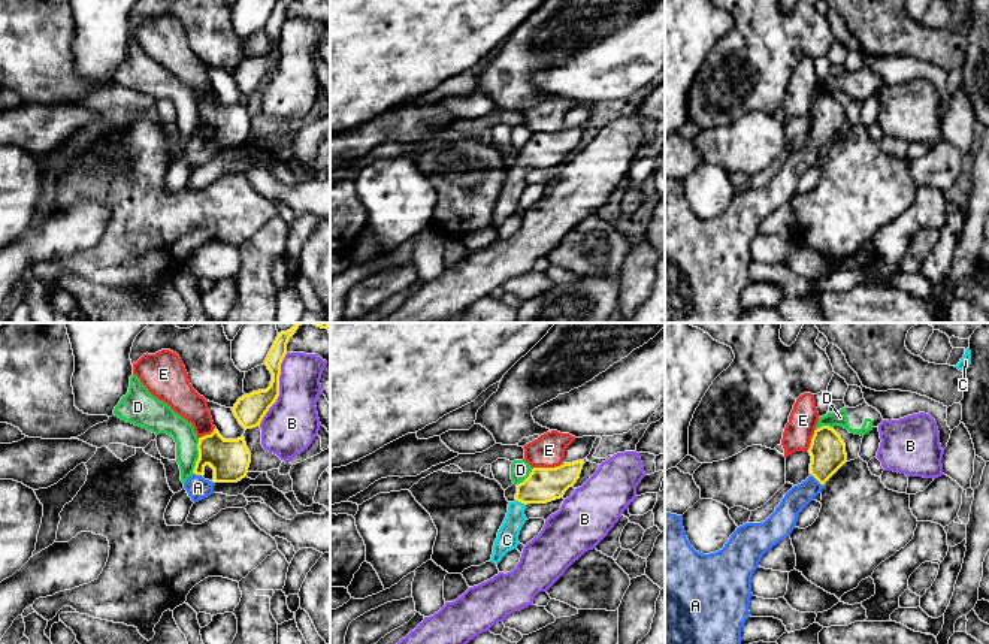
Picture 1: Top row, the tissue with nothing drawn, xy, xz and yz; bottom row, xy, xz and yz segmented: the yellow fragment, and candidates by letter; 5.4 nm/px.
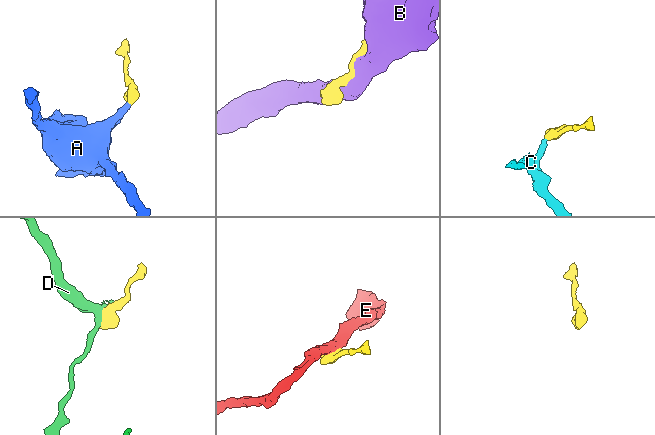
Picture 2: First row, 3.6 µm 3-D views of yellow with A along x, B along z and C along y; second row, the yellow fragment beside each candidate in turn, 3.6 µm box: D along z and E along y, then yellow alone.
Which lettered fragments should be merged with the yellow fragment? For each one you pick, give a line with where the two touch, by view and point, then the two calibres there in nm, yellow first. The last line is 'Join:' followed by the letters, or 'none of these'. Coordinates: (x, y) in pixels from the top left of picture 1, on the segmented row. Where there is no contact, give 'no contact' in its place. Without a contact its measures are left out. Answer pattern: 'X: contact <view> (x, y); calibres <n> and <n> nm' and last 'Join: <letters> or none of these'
A: contact yz (816, 478); calibres 190 and 130 nm
C: contact xz (520, 501); calibres 190 and 120 nm
Join: A, C

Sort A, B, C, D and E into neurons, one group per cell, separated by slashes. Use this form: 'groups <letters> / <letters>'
groups A C / B / D / E

